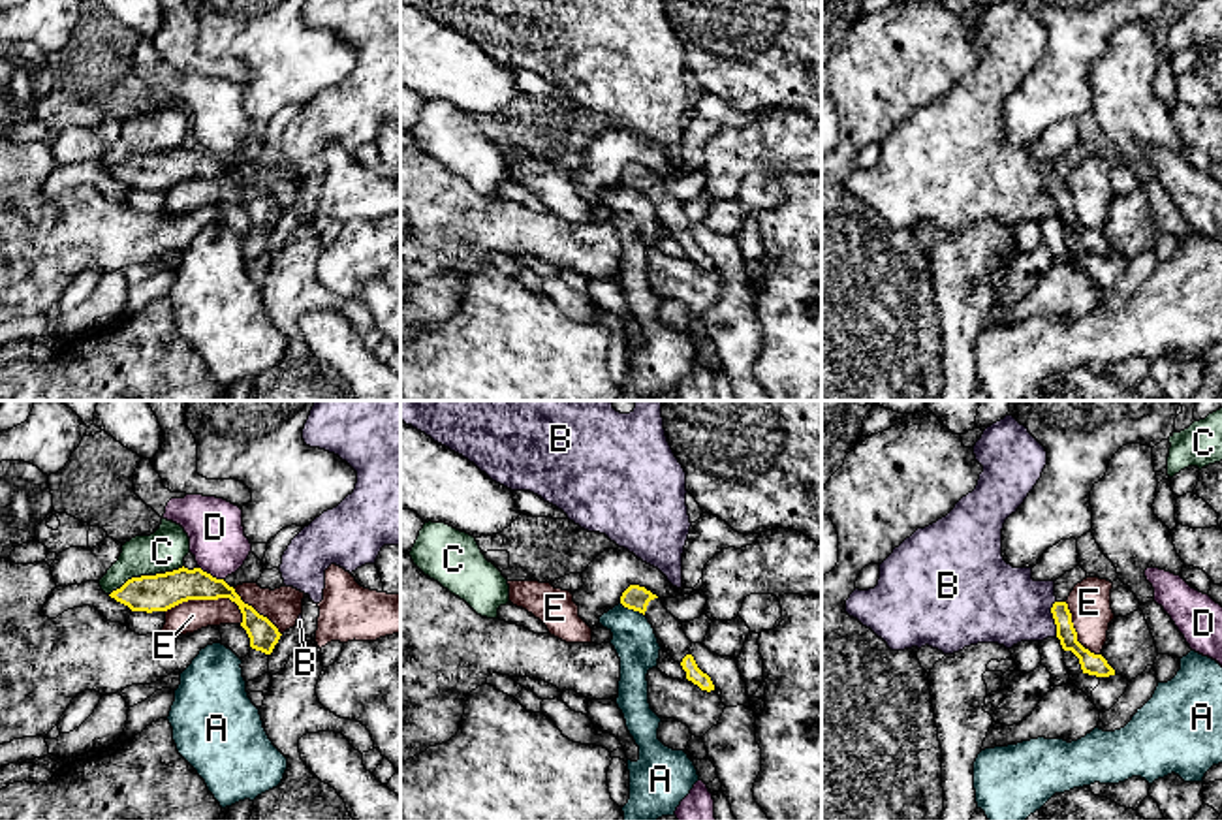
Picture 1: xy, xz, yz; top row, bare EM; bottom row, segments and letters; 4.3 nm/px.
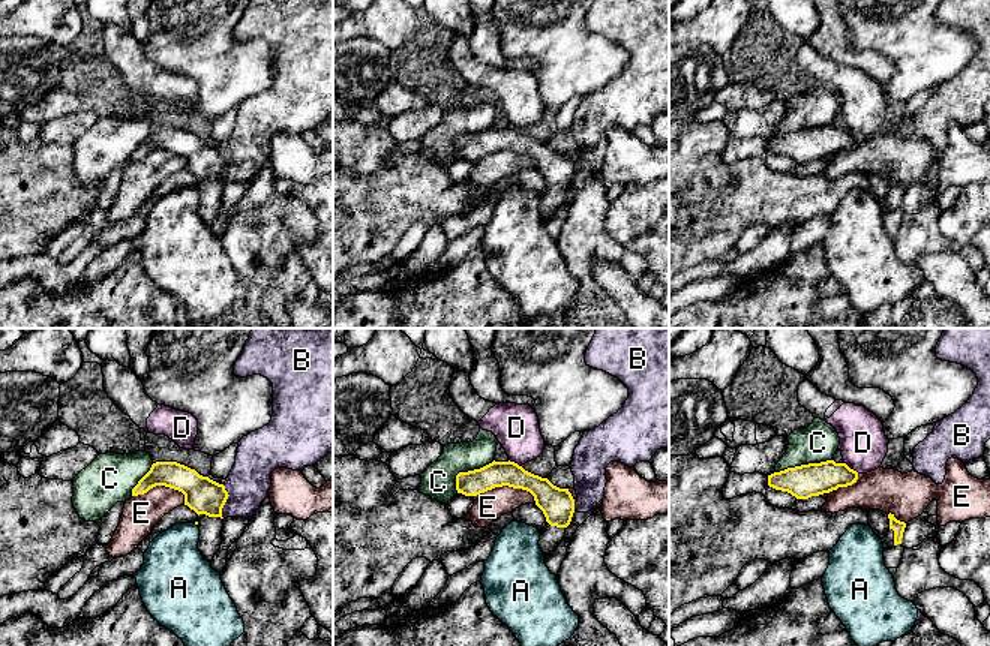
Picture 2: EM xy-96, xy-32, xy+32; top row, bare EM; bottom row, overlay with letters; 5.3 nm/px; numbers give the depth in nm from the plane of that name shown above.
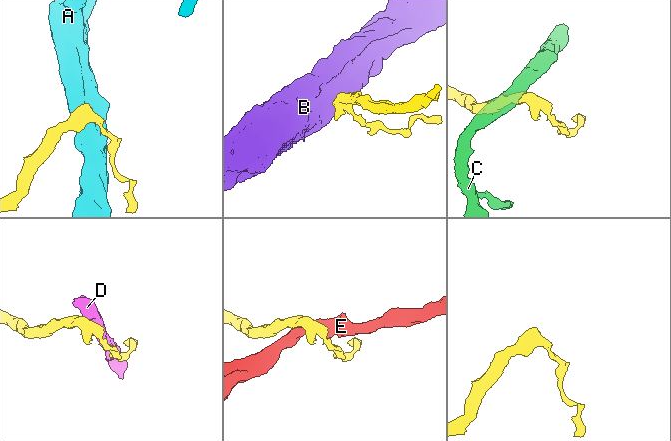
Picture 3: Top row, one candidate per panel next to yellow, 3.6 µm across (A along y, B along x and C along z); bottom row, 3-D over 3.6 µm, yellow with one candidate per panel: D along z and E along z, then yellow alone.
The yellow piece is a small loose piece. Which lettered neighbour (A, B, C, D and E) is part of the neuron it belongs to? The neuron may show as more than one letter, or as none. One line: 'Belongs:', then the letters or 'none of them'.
Belongs: none of them

